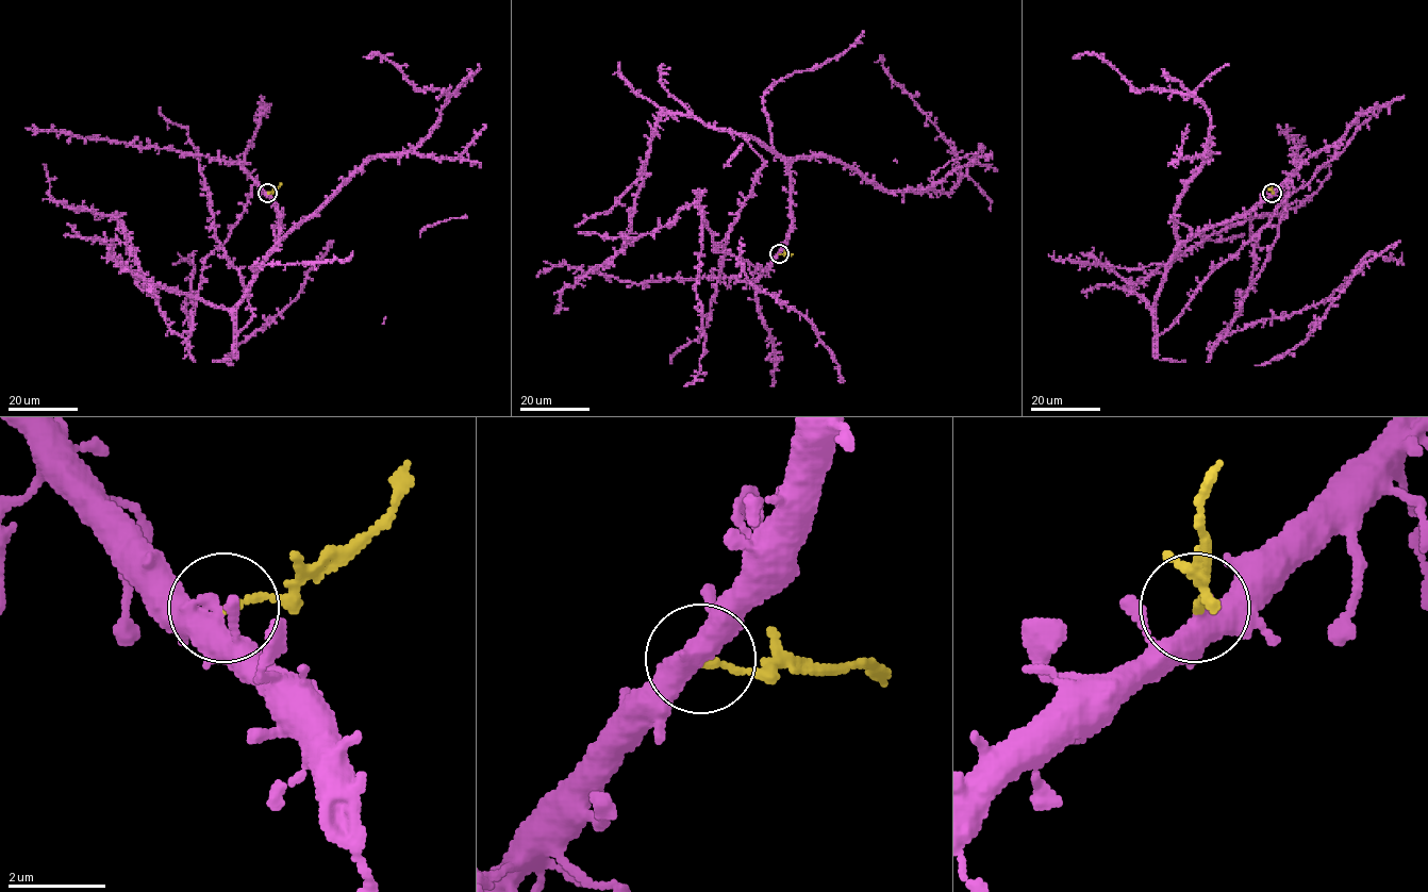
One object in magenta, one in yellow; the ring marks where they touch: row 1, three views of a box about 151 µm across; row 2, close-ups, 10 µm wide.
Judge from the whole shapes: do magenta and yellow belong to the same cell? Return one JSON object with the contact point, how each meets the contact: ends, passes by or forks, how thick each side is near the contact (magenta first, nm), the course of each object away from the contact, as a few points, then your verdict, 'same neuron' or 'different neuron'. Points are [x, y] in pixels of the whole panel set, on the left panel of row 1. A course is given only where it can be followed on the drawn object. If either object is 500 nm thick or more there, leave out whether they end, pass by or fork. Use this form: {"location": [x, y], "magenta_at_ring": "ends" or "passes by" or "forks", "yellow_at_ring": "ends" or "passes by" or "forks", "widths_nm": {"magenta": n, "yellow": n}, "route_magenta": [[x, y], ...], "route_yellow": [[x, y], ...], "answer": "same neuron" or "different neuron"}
{"location": [267, 193], "magenta_at_ring": "passes by", "yellow_at_ring": "ends", "widths_nm": {"magenta": 440, "yellow": 150}, "route_magenta": [[267, 193], [279, 214], [279, 238], [250, 290], [227, 309], [147, 282], [119, 219], [55, 201], [46, 167]], "route_yellow": [[267, 193], [280, 182]], "answer": "different neuron"}

